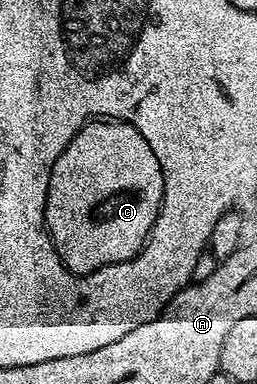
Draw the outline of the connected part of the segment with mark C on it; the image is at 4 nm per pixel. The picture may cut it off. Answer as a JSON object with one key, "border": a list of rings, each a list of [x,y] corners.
{"border":[[[109,111],[109,115],[85,115],[85,119],[81,119],[81,127],[77,127],[77,131],[73,131],[73,135],[65,139],[65,147],[61,147],[57,155],[53,155],[53,163],[49,163],[49,171],[45,171],[45,199],[41,199],[43,239],[51,239],[53,242],[53,259],[59,259],[57,267],[61,267],[61,271],[65,271],[69,279],[93,279],[93,275],[101,275],[101,271],[113,271],[113,267],[125,267],[125,263],[130,263],[137,252],[145,246],[147,237],[155,225],[155,217],[159,217],[159,209],[165,207],[163,192],[165,183],[169,183],[169,179],[165,179],[165,171],[161,171],[165,163],[157,163],[157,171],[145,171],[145,175],[149,175],[147,189],[142,189],[141,183],[137,183],[137,187],[129,183],[129,175],[133,175],[133,171],[141,175],[141,167],[137,167],[137,163],[141,163],[141,155],[137,155],[137,127],[133,127],[133,123],[137,123],[137,119],[121,119],[121,115],[113,115],[113,111]]]}

